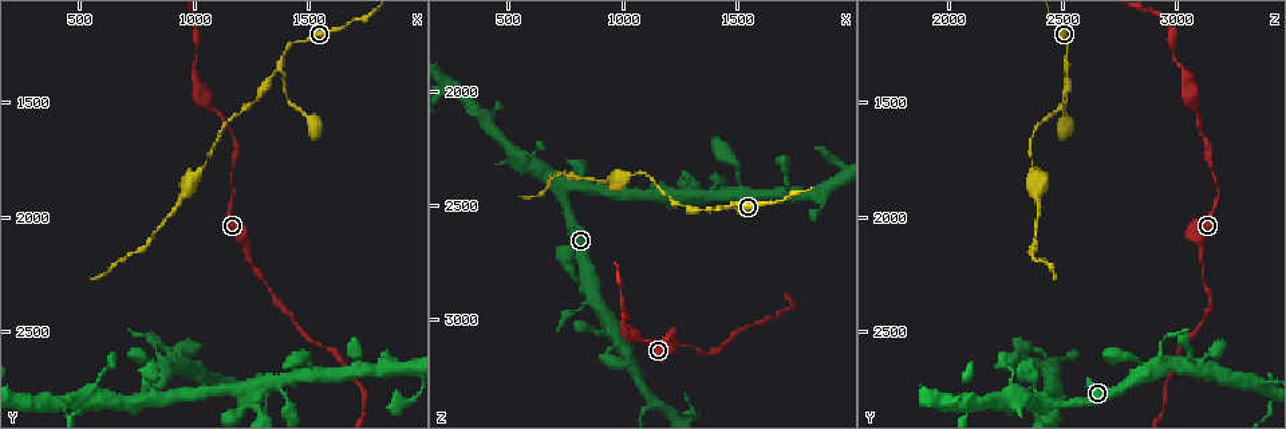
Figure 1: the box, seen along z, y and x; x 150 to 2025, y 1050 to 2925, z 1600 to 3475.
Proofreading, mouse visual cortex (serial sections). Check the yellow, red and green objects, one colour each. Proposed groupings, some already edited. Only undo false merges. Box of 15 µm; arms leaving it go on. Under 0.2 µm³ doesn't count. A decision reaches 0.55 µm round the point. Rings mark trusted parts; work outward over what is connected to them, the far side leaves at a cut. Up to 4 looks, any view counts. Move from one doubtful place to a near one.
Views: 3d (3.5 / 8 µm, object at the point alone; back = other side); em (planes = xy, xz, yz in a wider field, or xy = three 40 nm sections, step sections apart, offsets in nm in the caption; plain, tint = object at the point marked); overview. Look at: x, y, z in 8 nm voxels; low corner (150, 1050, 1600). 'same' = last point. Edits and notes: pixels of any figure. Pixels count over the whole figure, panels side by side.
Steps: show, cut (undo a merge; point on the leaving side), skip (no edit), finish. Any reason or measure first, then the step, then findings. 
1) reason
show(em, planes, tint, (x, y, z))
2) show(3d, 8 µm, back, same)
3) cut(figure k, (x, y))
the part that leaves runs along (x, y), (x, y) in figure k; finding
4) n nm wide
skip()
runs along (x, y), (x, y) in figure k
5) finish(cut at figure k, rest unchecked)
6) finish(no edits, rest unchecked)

show(em, xy, step 5, tint, (970, 2650, 3090))

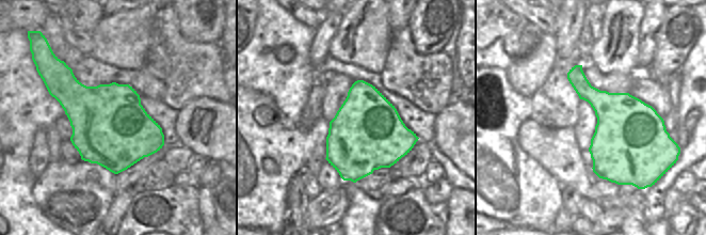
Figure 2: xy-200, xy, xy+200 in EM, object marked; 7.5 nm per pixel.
wider look
show(3d, 3.5 µm, same)

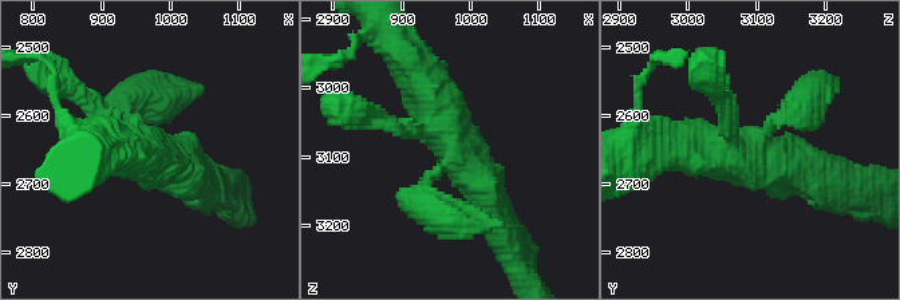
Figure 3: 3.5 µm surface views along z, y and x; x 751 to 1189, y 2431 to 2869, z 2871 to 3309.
skip()
runs along (415, 68), (494, 213) in figure 3; continuous, no second cell

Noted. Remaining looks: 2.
thin neck
show(3d, 3.5 µm, (1350, 1370, 2530))

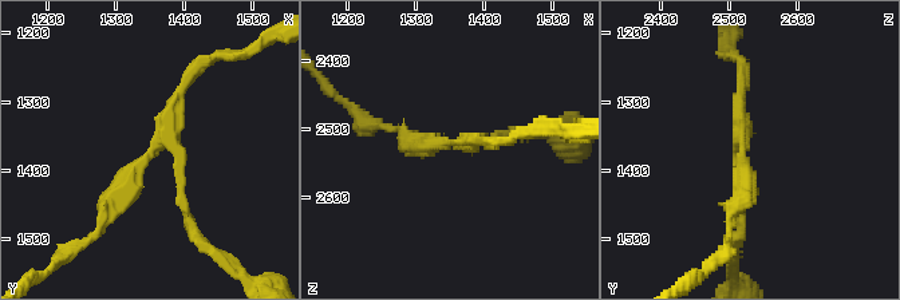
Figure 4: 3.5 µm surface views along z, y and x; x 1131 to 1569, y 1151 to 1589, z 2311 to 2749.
now the EM
show(em, xy, step 1, tint, (1345, 1375, 2515))

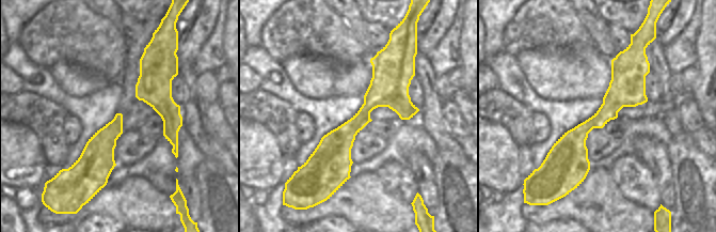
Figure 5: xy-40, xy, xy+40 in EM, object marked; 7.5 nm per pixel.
skip()
runs along (189, 77), (164, 142), (98, 228) in figure 4; all the same cell

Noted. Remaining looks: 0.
finish(no edits, rest unchecked)

